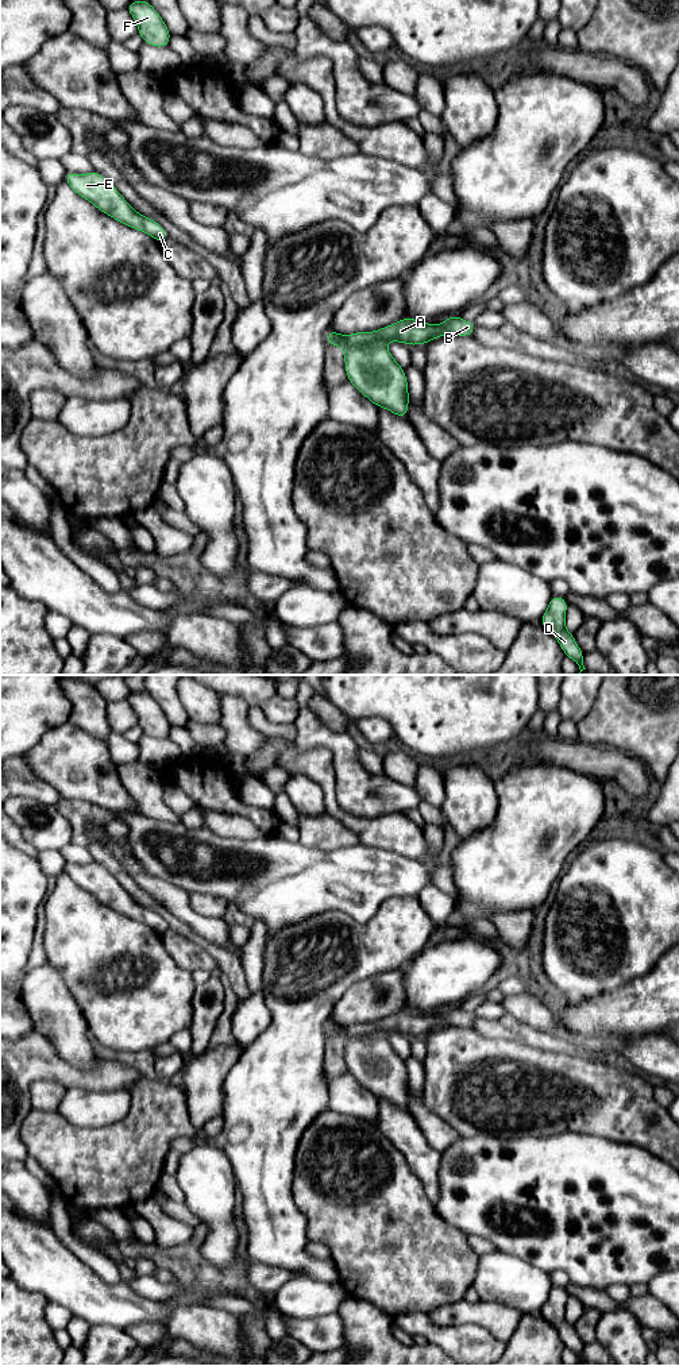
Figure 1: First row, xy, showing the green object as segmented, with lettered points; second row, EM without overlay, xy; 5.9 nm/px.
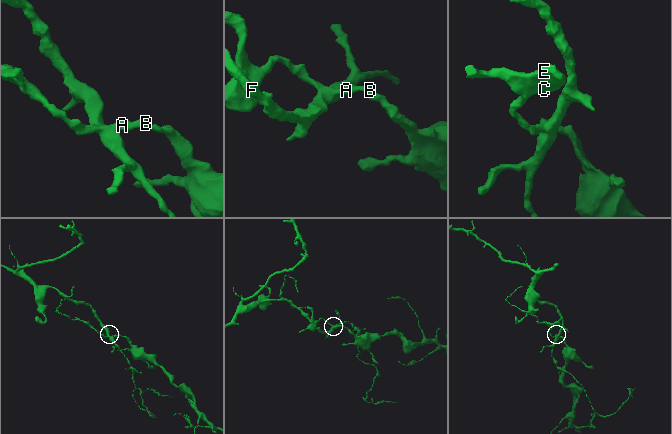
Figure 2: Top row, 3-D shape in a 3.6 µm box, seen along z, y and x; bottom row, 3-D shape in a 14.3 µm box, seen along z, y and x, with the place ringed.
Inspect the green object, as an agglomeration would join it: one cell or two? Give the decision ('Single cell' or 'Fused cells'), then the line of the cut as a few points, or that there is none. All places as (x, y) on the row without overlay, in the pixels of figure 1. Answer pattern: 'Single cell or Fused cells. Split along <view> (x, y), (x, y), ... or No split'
Fused cells. Split along xy (339, 1030), (347, 1035), (384, 1033)

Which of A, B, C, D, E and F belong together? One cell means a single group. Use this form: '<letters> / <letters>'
A B C E / D F

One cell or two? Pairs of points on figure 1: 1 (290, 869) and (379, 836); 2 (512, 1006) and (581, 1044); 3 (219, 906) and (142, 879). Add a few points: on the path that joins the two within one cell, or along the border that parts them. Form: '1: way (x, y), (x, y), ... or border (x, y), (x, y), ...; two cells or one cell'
1: border (359, 842), (390, 852); two cells
2: way (529, 1010), (563, 1034); one cell
3: border (188, 895), (189, 905), (197, 913), (212, 917); two cells

